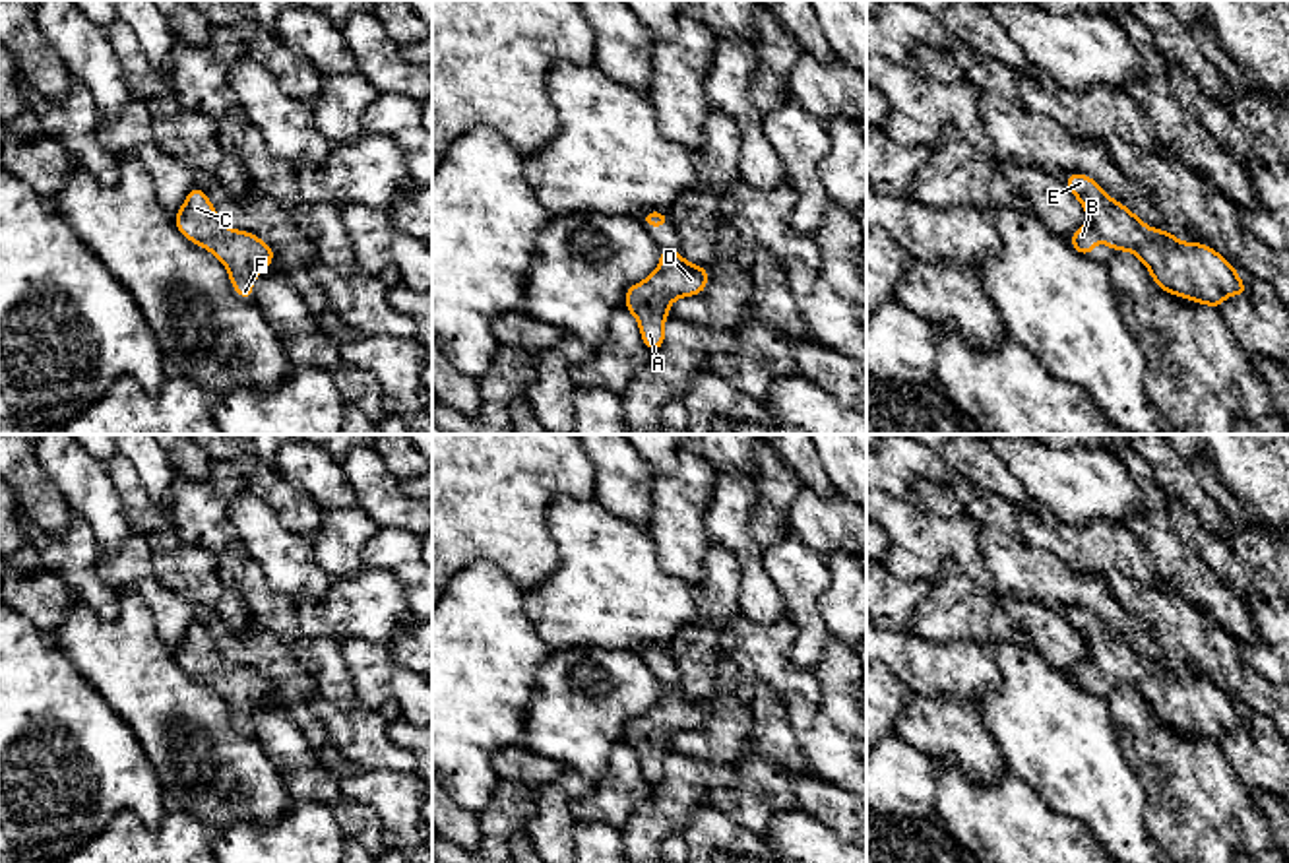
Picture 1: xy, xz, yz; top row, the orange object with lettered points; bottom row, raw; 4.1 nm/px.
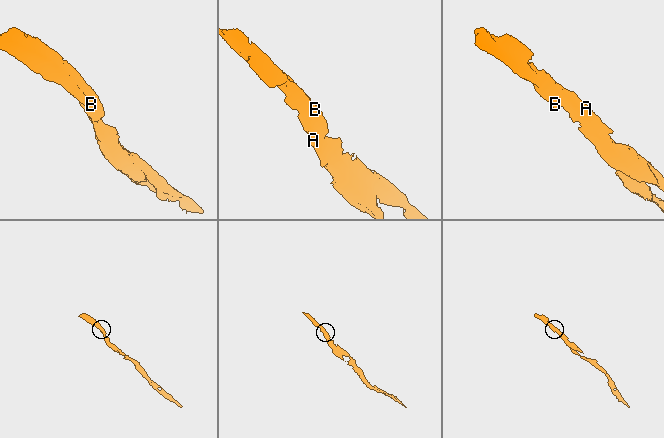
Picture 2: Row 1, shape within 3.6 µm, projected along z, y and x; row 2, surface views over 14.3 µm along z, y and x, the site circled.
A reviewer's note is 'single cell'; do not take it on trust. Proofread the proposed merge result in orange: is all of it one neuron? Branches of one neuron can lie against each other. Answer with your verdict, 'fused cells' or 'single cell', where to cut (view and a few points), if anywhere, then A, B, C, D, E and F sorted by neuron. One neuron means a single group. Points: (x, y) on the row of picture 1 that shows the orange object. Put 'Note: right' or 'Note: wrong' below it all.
single cell; cut none; groups A B C D E F
Note: right

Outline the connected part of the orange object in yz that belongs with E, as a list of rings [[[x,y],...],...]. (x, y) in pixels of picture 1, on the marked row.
[[[1070,173],[1064,178],[1082,202],[1089,223],[1080,227],[1068,242],[1084,256],[1093,254],[1093,240],[1101,239],[1113,250],[1130,250],[1148,266],[1157,287],[1221,308],[1225,295],[1246,297],[1248,289],[1237,270],[1202,242],[1179,242],[1167,229],[1144,225],[1126,206],[1111,200],[1089,176]]]

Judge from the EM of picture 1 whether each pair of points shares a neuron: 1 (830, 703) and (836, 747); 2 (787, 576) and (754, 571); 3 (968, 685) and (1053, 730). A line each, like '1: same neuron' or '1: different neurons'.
1: same neuron
2: different neurons
3: different neurons

